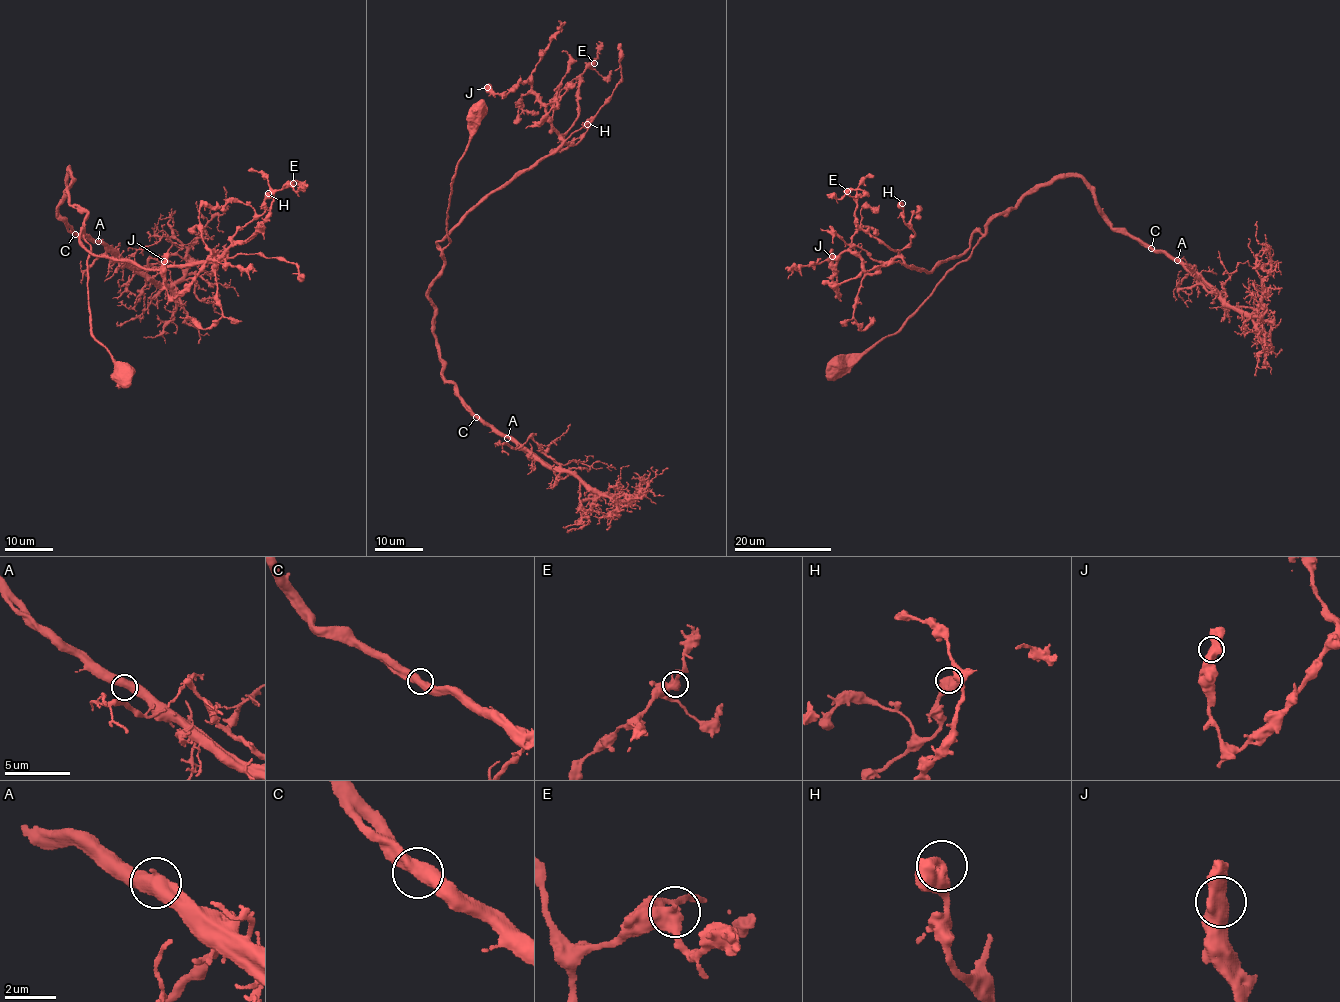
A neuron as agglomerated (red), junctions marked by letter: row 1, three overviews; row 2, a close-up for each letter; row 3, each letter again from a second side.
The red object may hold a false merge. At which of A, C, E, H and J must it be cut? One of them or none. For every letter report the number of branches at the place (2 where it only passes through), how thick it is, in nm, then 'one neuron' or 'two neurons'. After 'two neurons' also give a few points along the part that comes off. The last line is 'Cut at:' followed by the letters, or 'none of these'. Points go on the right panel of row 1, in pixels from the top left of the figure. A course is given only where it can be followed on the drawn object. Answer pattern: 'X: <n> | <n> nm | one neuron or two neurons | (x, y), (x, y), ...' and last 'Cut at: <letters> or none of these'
A: 2 | 550 nm | one neuron
C: 2 | 550 nm | one neuron
E: 2 | 550 nm | one neuron
H: 2 | 600 nm | one neuron
J: 2 | 550 nm | one neuron
Cut at: none of these

